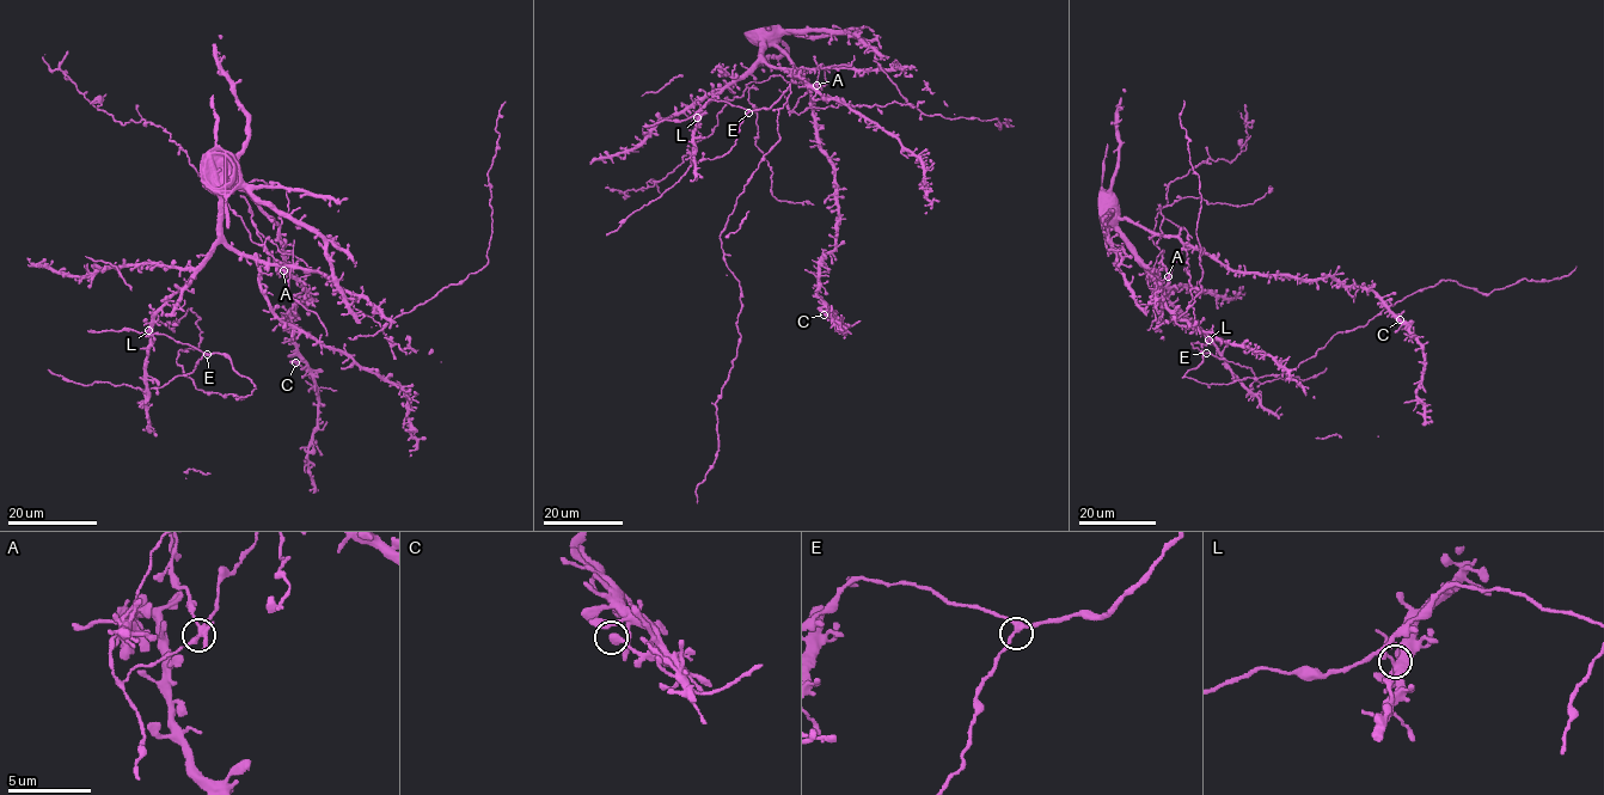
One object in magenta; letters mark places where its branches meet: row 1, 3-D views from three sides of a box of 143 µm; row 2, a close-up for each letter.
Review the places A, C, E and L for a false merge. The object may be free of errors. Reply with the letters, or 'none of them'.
A

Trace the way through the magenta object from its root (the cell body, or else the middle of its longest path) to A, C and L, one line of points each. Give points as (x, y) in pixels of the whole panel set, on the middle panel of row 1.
A: (710, 101), (759, 61), (788, 69), (821, 68), (821, 62), (815, 85)
C: (710, 101), (759, 61), (765, 41), (802, 79), (839, 216), (837, 243), (820, 265), (824, 315)
L: (710, 101), (697, 117)

